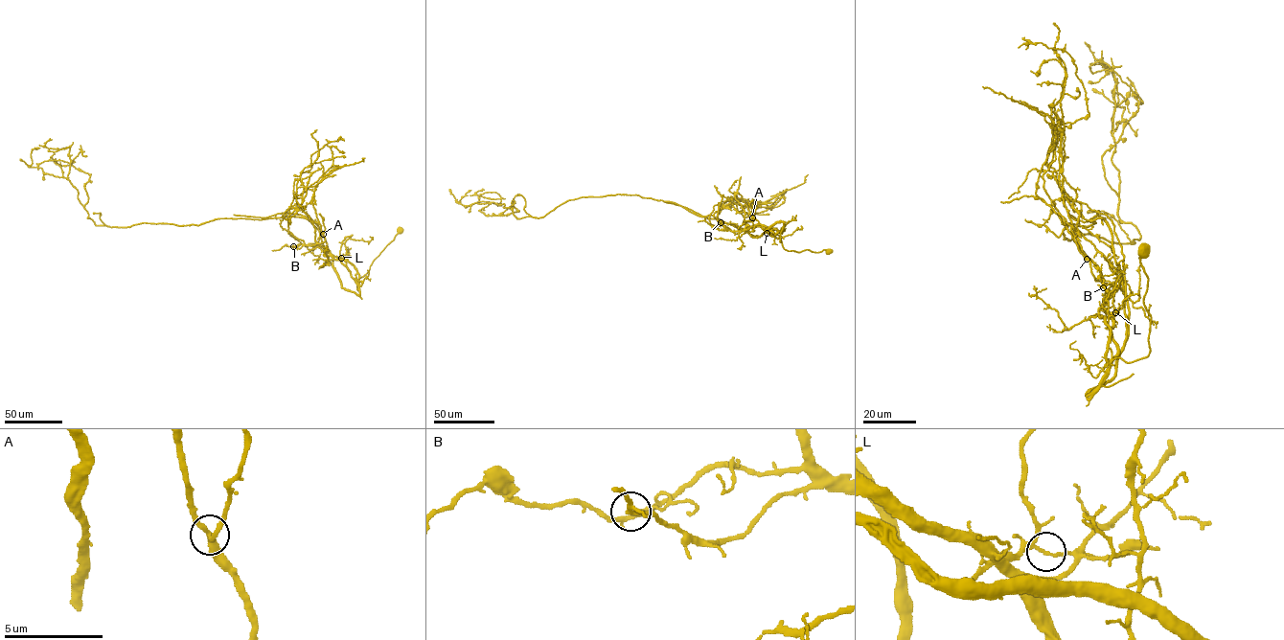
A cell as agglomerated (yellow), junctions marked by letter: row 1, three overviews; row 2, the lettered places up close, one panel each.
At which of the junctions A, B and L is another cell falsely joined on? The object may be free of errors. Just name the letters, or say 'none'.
L

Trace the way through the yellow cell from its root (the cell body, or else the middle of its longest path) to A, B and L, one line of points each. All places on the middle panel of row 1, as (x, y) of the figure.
A: (829, 251), (787, 251), (781, 241), (780, 231), (775, 235), (756, 225), (738, 229), (754, 220), (752, 217)
B: (829, 251), (787, 251), (781, 241), (780, 231), (775, 235), (756, 225), (732, 231), (721, 222)
L: (829, 251), (787, 251), (781, 241), (782, 232), (775, 235), (765, 231), (767, 233)

